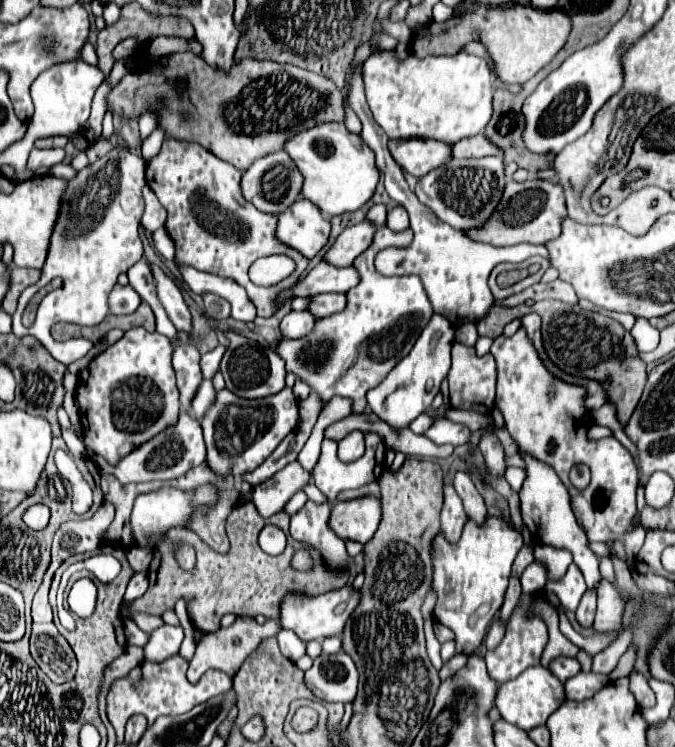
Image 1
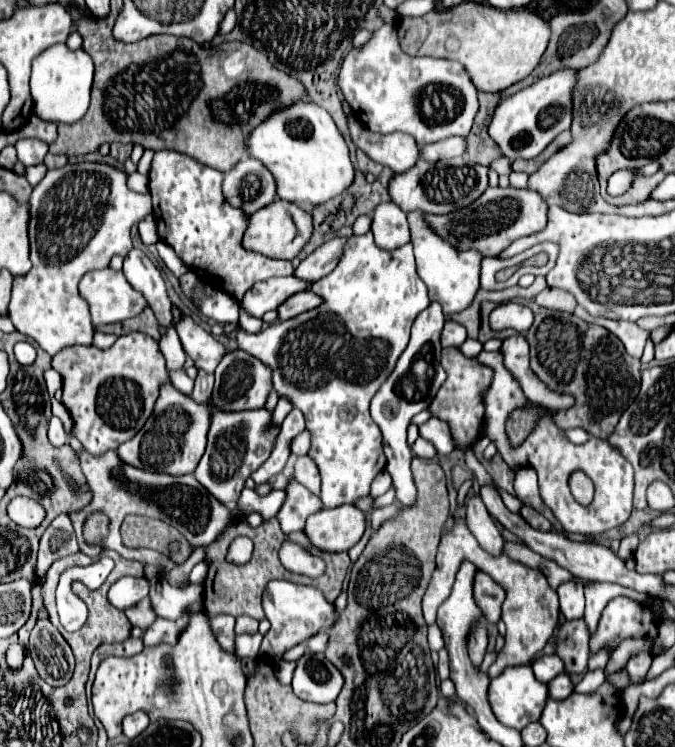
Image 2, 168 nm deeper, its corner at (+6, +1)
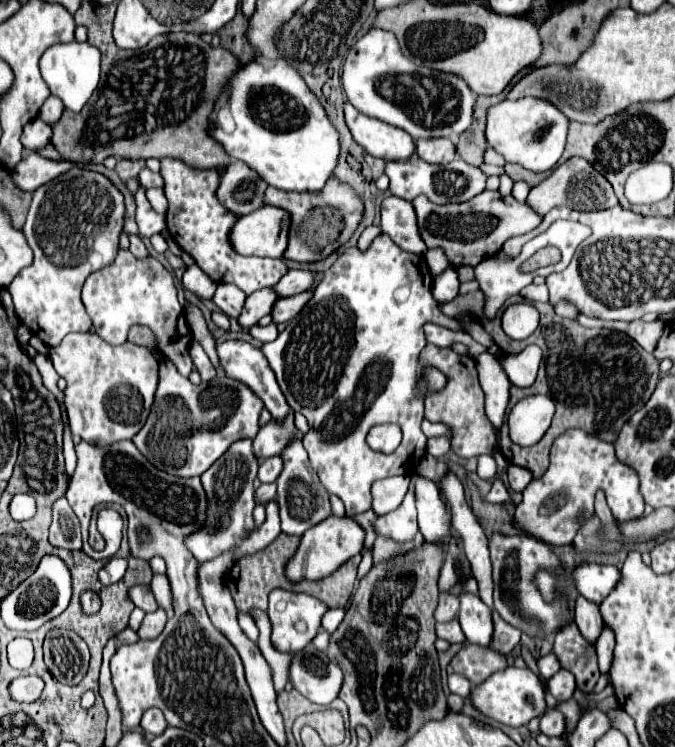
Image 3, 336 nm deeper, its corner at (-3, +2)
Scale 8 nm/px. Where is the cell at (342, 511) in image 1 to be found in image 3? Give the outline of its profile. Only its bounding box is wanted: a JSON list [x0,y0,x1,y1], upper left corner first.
[285,517,363,581]

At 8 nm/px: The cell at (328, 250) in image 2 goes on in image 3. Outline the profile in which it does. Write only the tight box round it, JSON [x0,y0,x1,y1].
[273,271,313,297]

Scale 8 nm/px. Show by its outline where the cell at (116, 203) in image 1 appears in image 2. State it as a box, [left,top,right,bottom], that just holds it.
[8,162,152,356]

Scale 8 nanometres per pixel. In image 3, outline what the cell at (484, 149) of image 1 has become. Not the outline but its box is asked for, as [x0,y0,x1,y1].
[415,137,455,163]

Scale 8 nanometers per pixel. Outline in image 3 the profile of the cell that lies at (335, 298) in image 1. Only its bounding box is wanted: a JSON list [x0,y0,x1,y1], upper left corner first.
[271,291,311,323]

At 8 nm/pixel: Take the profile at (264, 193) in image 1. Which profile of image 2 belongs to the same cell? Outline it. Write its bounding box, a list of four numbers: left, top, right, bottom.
[224,156,276,214]

